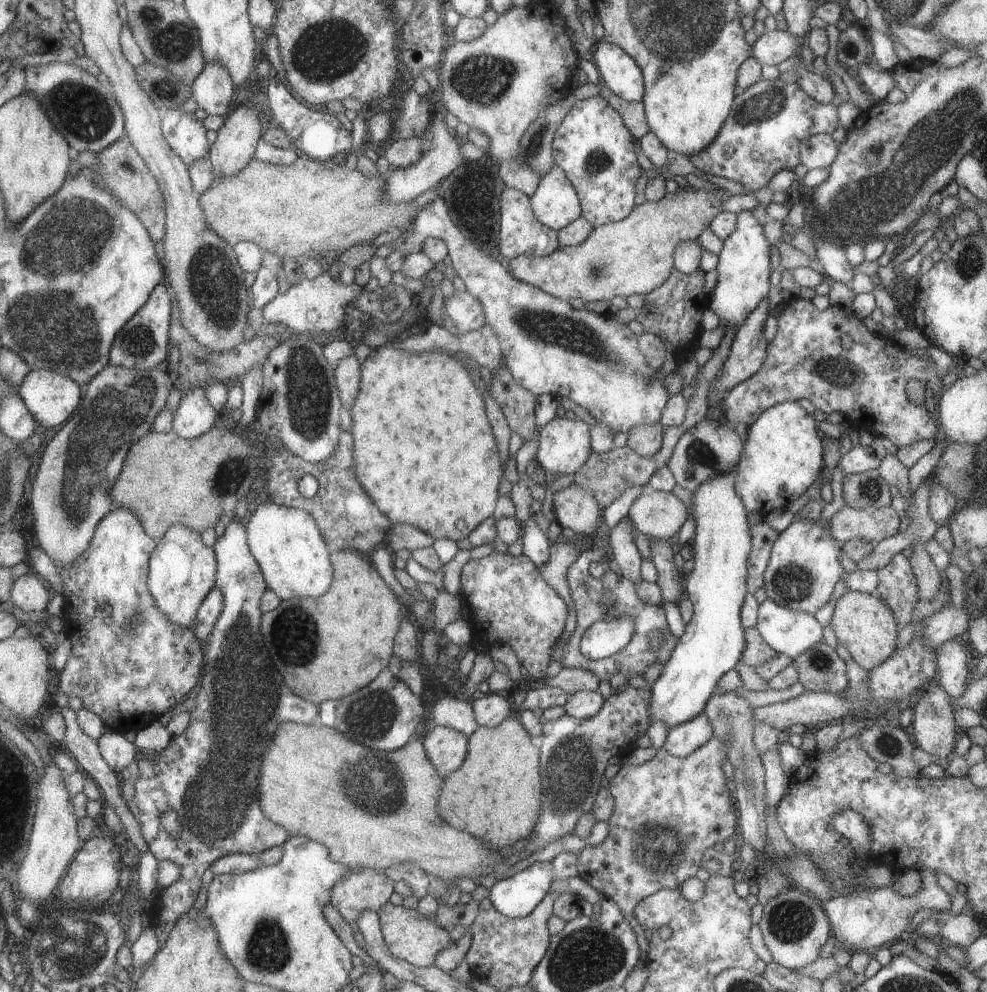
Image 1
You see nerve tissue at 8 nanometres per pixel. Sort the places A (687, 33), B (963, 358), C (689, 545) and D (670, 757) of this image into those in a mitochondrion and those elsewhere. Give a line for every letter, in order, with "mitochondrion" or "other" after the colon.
A: mitochondrion
B: other
C: other
D: other

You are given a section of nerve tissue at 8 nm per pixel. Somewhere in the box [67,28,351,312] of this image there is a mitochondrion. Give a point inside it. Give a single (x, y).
(164, 87)

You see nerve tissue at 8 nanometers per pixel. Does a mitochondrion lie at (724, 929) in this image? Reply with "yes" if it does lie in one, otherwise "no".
no

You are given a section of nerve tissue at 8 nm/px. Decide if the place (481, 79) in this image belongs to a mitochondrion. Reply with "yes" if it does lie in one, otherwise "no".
yes

